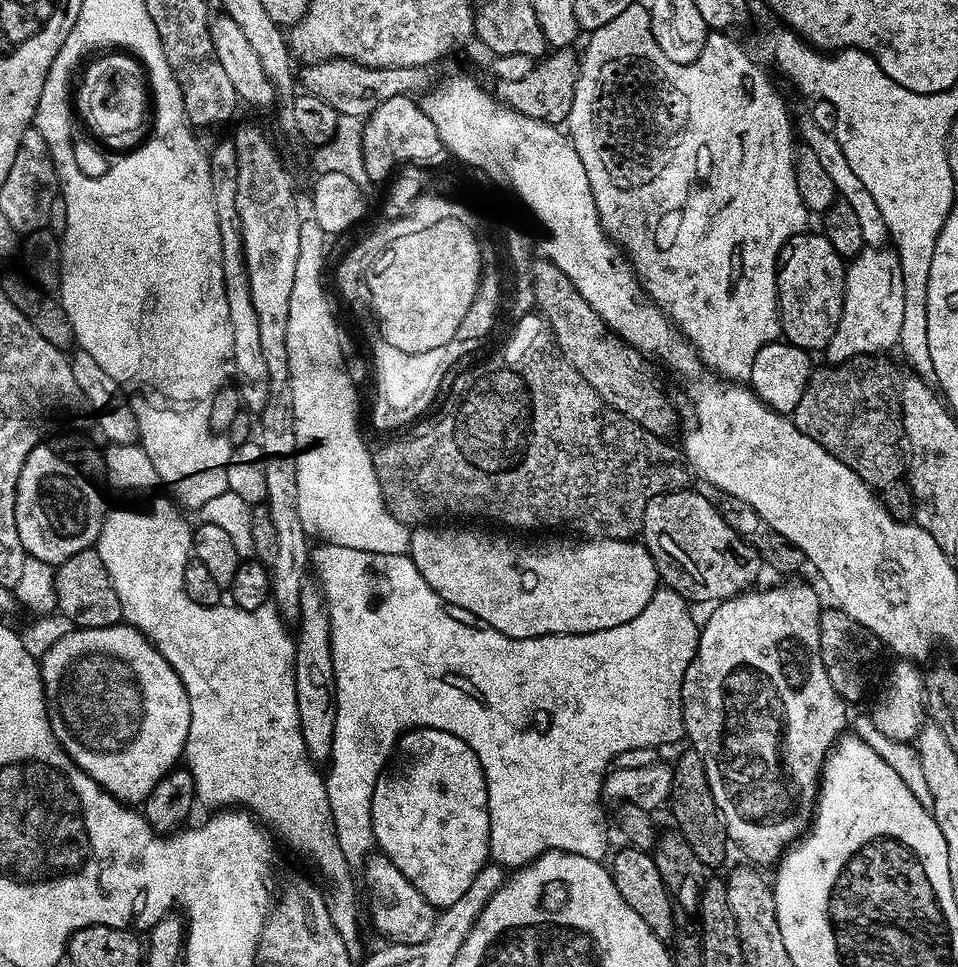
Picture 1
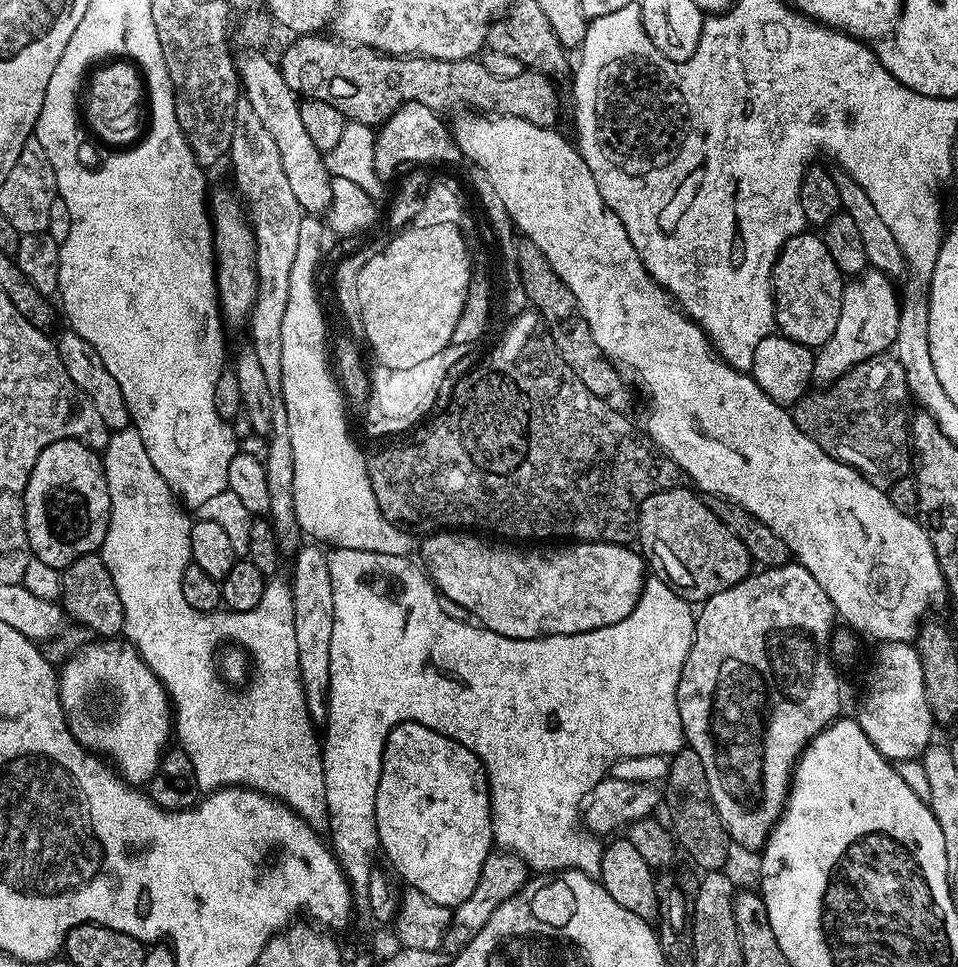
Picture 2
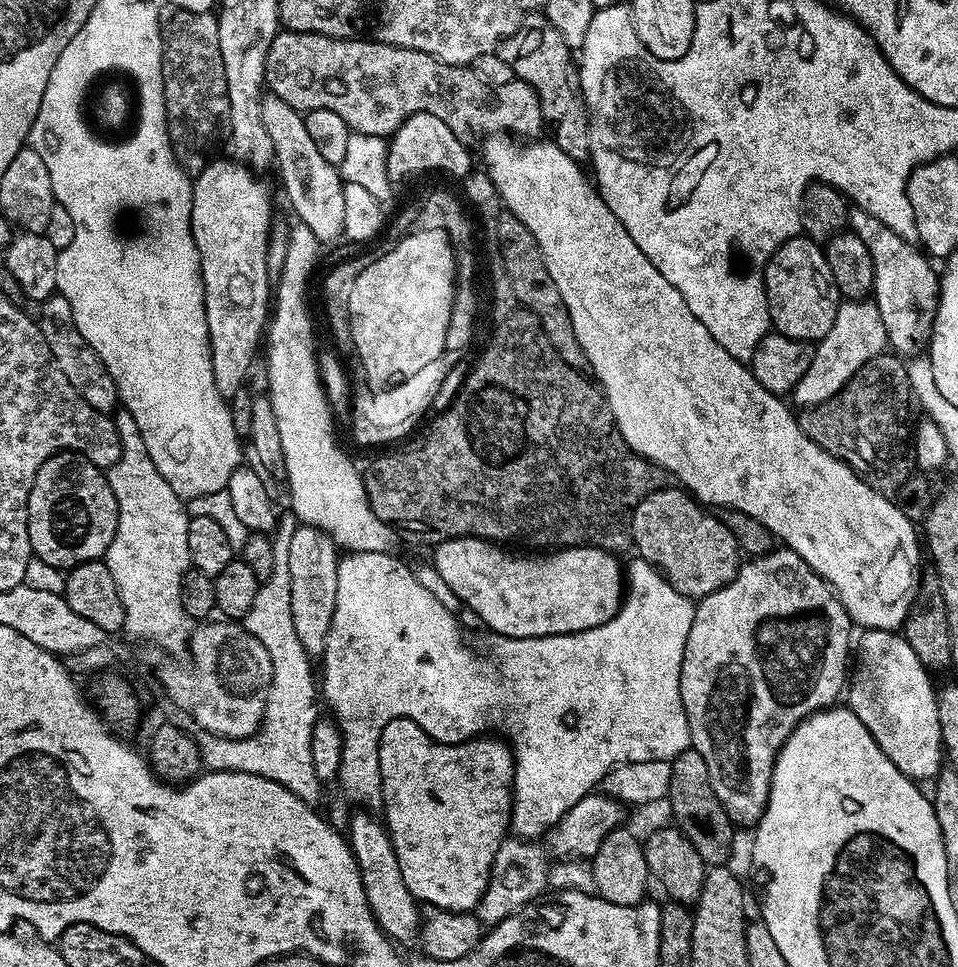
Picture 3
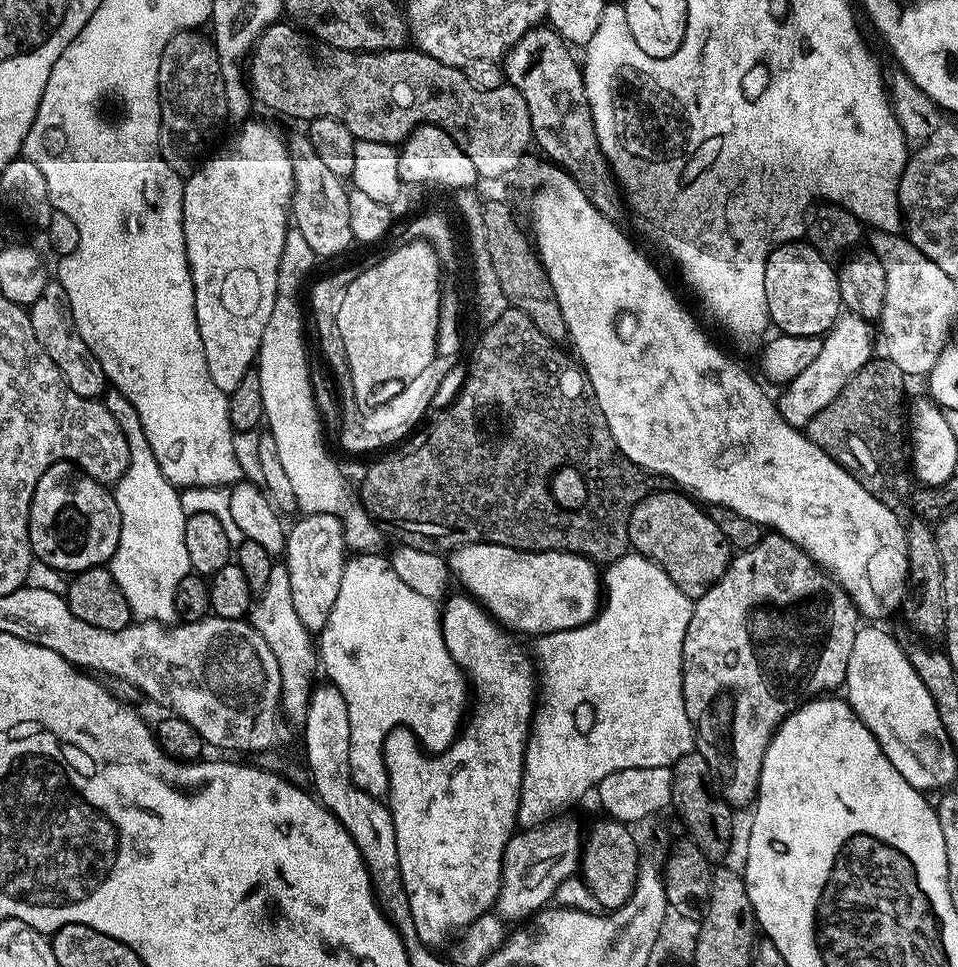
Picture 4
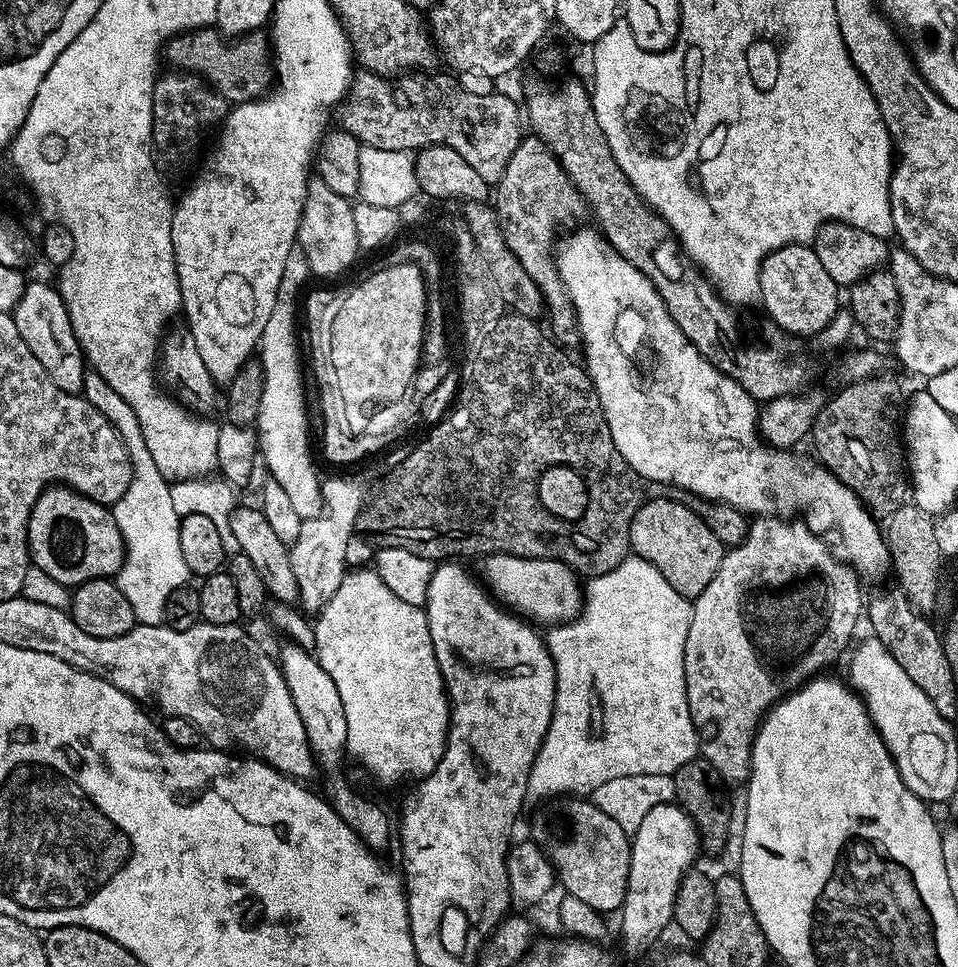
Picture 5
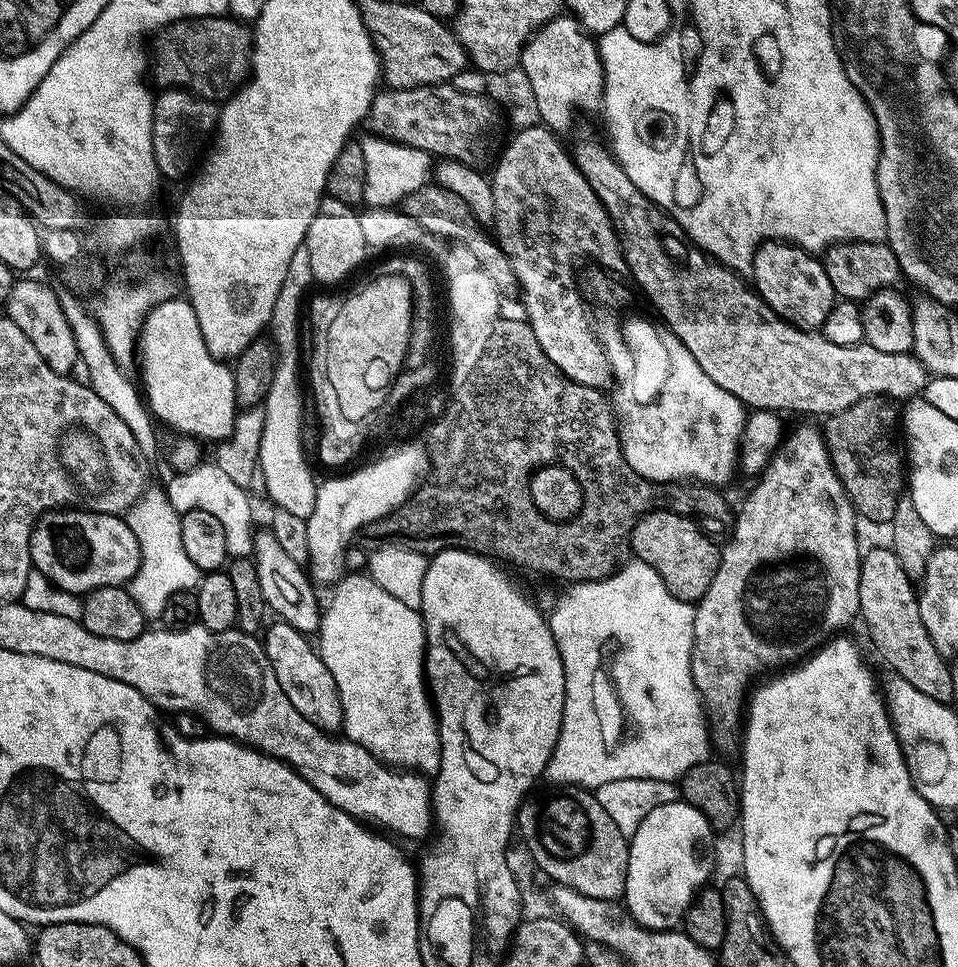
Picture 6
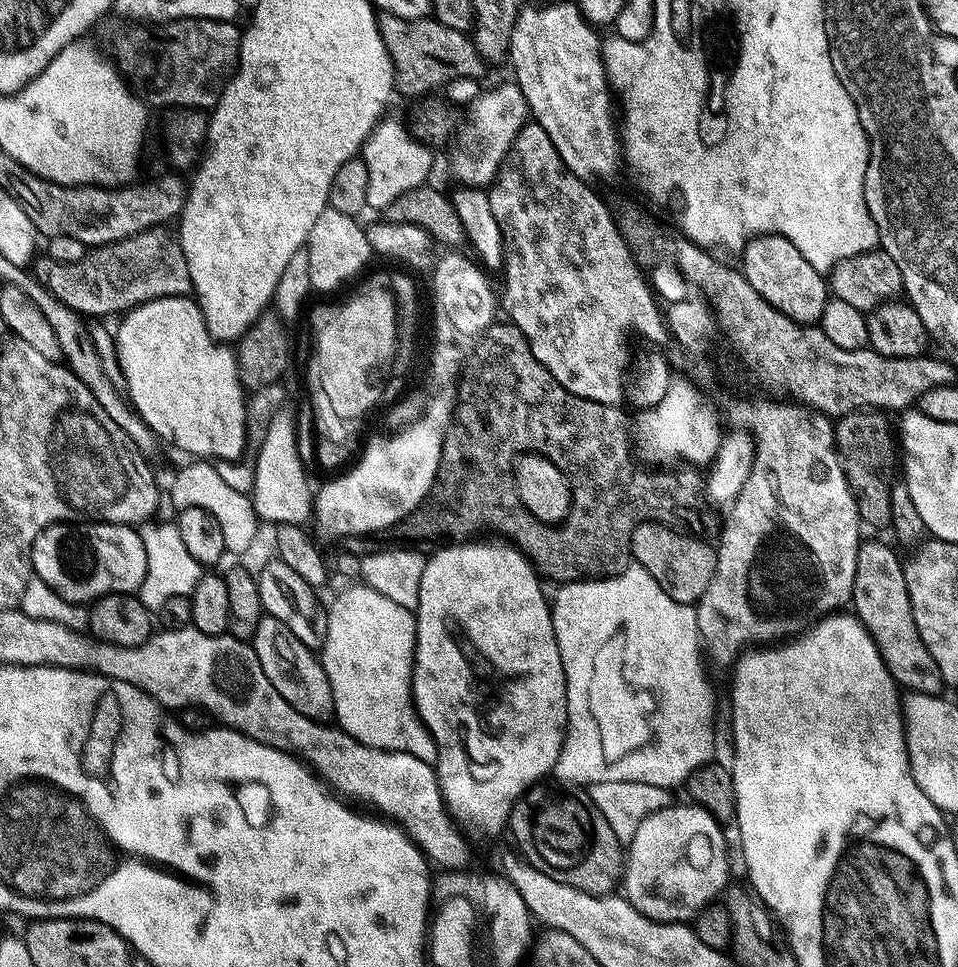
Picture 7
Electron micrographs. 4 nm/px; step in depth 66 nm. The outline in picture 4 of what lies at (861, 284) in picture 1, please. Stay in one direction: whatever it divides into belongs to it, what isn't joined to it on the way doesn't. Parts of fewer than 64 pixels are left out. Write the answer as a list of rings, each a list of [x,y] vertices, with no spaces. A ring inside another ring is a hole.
[[[848,312],[841,313],[831,330],[825,333],[822,350],[816,354],[816,359],[785,385],[781,396],[777,397],[777,408],[783,420],[794,428],[807,427],[809,419],[828,406],[850,378],[873,359],[874,338],[876,339],[876,332],[869,321],[858,319]]]

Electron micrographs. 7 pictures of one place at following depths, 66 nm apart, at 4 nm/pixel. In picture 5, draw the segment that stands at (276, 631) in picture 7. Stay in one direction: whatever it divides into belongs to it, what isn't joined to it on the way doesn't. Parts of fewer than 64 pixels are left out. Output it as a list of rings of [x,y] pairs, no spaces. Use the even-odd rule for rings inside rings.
[[[284,642],[280,648],[280,656],[278,655],[278,663],[280,672],[284,675],[286,686],[290,690],[290,698],[294,702],[294,706],[298,710],[298,718],[302,718],[302,726],[306,726],[306,738],[312,747],[312,754],[316,758],[319,771],[328,775],[328,792],[327,799],[330,801],[332,808],[346,822],[346,826],[350,826],[350,830],[354,830],[357,838],[364,843],[367,848],[373,850],[381,850],[388,843],[394,840],[394,824],[388,821],[388,816],[375,804],[372,800],[367,800],[364,796],[359,796],[346,781],[340,777],[340,767],[346,761],[346,753],[348,750],[348,739],[346,738],[346,710],[342,706],[342,694],[338,694],[338,686],[334,686],[334,678],[330,678],[330,674],[326,674],[326,670],[322,670],[320,661],[305,645]]]

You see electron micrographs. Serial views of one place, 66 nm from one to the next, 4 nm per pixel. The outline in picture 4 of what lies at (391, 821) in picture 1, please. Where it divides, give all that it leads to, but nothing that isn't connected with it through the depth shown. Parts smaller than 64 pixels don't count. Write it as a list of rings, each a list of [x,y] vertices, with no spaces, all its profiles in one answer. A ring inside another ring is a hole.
[[[467,594],[459,595],[449,595],[443,601],[440,625],[442,626],[442,634],[446,642],[446,650],[450,650],[450,654],[456,657],[456,664],[460,667],[461,672],[464,673],[469,685],[474,689],[474,703],[470,708],[470,719],[463,725],[460,735],[449,746],[447,752],[439,754],[425,752],[421,748],[415,732],[408,728],[392,728],[388,731],[387,738],[384,739],[384,765],[388,771],[388,782],[390,785],[390,799],[387,801],[388,815],[394,818],[394,834],[398,838],[398,846],[400,847],[398,870],[402,870],[402,882],[408,894],[410,914],[412,915],[414,926],[418,930],[418,938],[429,946],[437,946],[436,944],[442,943],[448,935],[451,937],[457,930],[467,928],[478,917],[487,916],[495,909],[496,899],[500,893],[502,854],[506,850],[506,842],[518,828],[516,815],[518,814],[518,802],[520,801],[522,774],[524,773],[524,751],[528,745],[528,734],[534,715],[534,701],[538,696],[538,668],[534,663],[533,657],[531,655],[519,656],[520,648],[516,645],[517,637],[511,631],[505,630],[501,625],[497,624],[489,616],[483,604],[473,600]]]

